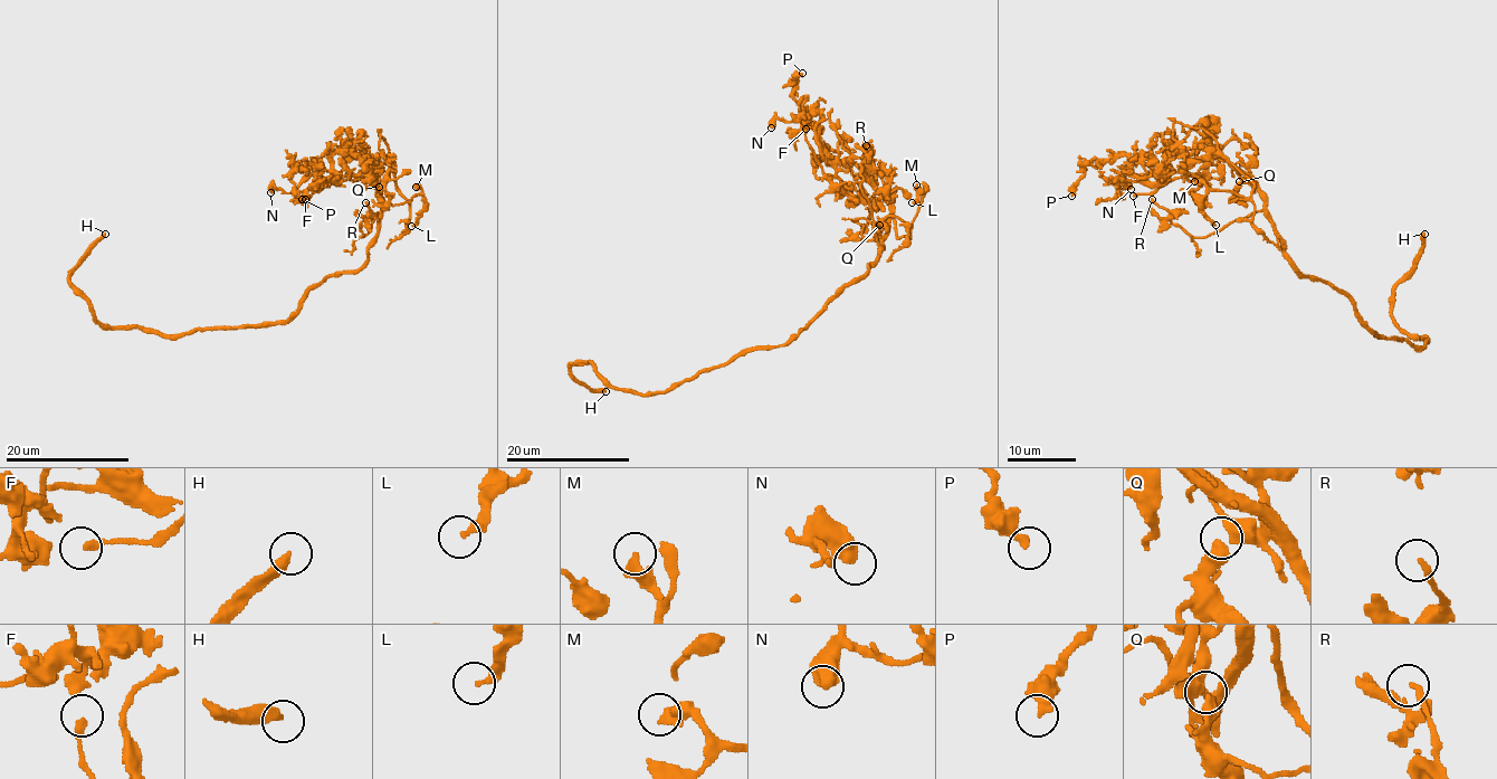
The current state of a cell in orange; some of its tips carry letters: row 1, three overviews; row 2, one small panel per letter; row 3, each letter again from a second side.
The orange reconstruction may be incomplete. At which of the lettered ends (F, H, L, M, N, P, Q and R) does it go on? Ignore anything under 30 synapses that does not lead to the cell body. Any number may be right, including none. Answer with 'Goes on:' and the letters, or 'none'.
Goes on: H, M

